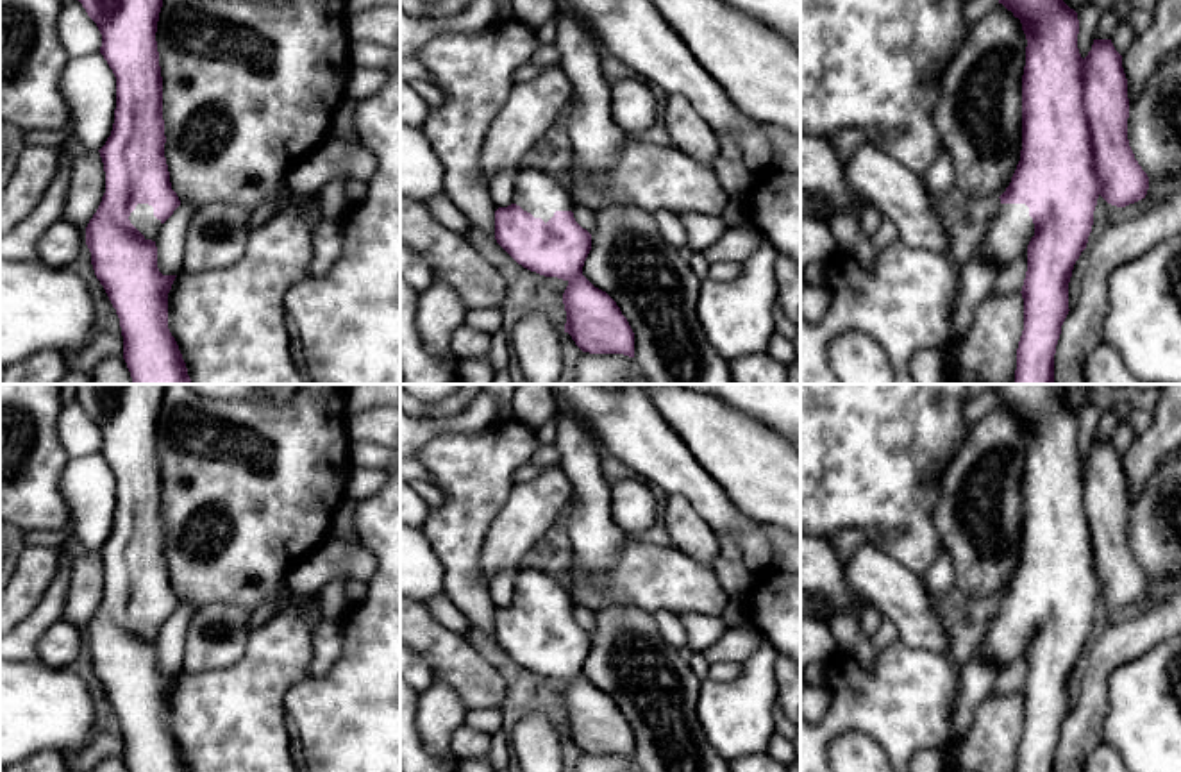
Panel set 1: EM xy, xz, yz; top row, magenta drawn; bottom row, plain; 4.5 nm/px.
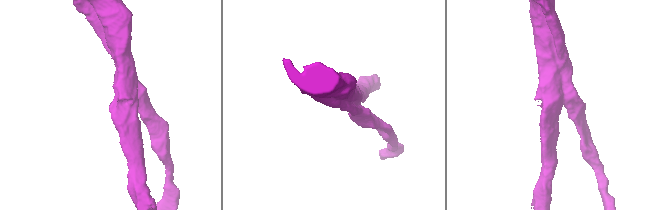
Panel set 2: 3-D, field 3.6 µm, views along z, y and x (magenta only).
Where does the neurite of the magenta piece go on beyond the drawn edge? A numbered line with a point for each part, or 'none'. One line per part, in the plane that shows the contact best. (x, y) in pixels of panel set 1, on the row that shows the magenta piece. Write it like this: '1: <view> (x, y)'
1: xy (142, 217)

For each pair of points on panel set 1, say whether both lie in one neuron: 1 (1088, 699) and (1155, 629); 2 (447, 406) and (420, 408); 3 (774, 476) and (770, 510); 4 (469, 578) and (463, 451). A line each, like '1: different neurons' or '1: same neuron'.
1: same neuron
2: same neuron
3: same neuron
4: same neuron

